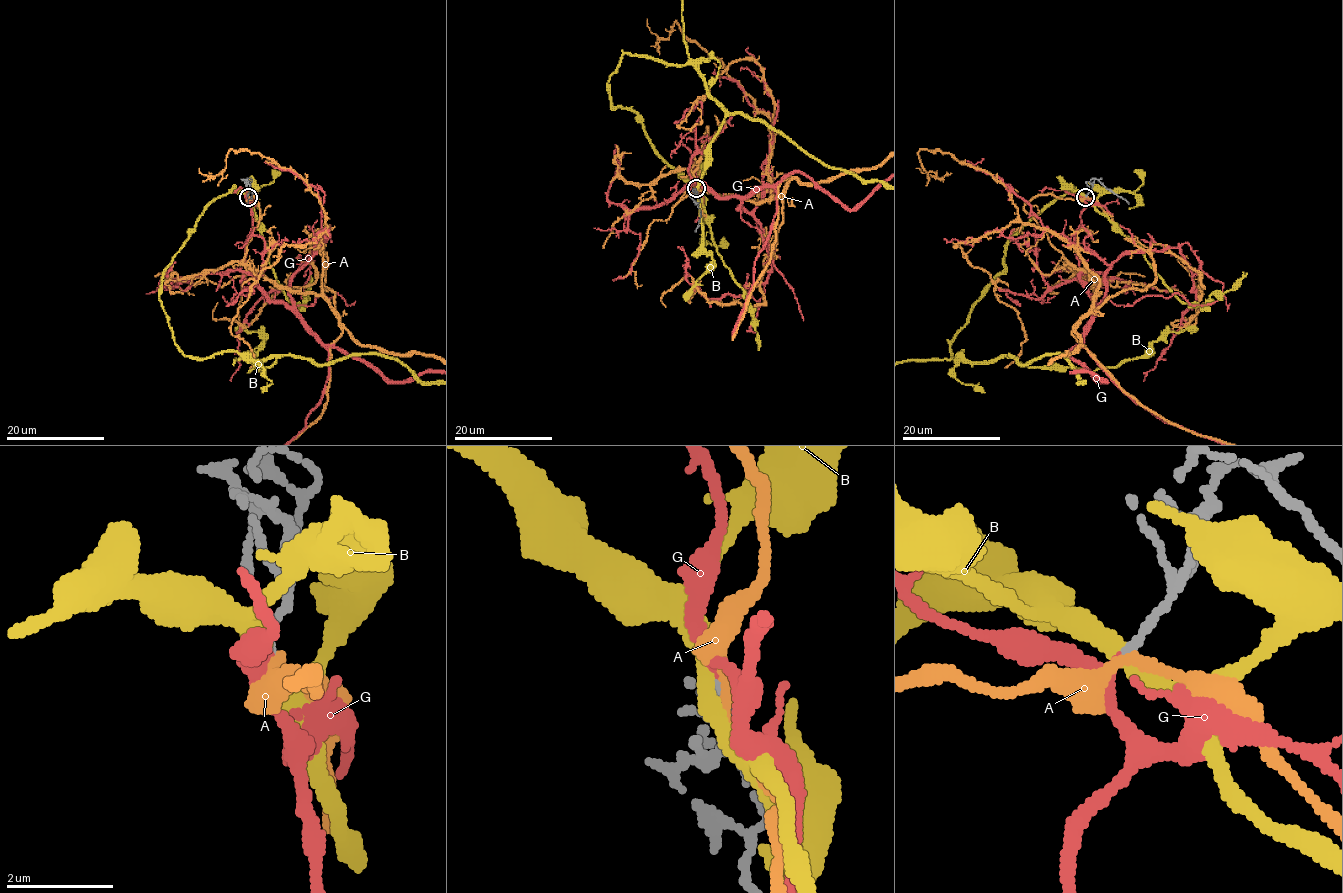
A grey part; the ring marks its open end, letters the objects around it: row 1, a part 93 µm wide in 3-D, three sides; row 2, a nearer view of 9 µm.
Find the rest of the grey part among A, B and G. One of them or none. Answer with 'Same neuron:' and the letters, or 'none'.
Same neuron: G

